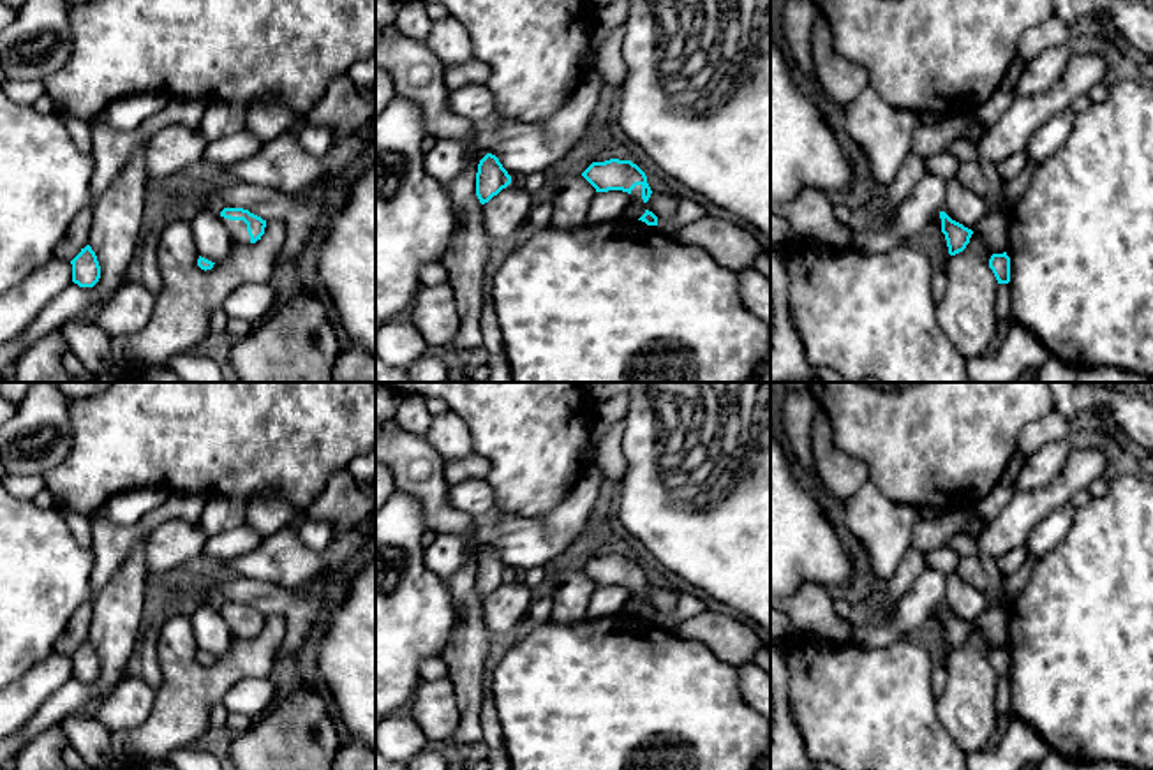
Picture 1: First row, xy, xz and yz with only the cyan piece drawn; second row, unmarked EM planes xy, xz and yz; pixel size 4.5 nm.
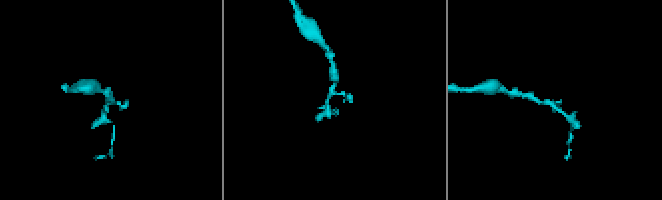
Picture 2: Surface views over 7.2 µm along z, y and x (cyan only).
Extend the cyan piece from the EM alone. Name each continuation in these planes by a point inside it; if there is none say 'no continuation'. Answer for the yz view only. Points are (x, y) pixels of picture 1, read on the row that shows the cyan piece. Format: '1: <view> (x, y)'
no continuation

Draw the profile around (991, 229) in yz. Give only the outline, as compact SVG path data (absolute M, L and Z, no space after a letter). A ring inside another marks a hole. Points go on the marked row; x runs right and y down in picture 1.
M991 206L991 210L973 229L973 234L980 238L993 254L1003 254L1007 252L1007 231L1008 215L996 206Z

